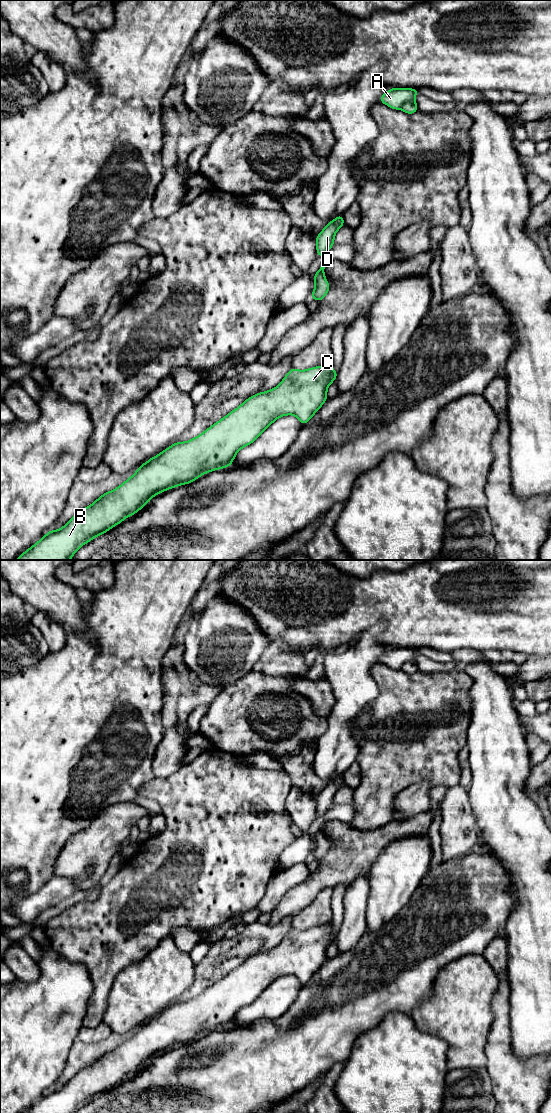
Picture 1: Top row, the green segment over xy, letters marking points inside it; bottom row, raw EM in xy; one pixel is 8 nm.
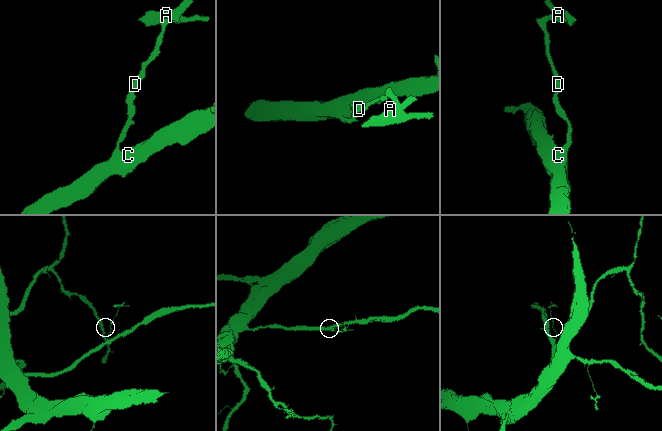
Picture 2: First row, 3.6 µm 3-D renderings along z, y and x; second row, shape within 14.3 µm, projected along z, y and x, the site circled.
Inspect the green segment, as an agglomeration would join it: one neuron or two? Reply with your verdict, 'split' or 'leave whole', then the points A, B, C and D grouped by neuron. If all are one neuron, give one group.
split; A / B C D

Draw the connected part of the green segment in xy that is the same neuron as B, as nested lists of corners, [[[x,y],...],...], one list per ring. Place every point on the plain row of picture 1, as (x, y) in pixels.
[[[331,923],[307,930],[292,927],[277,947],[249,957],[197,997],[176,1002],[150,1018],[124,1043],[82,1069],[61,1089],[50,1090],[24,1113],[76,1113],[84,1104],[134,1075],[155,1055],[189,1044],[205,1033],[231,1026],[237,1012],[252,1004],[279,977],[295,975],[304,986],[327,960],[327,948],[336,940],[337,932]]]

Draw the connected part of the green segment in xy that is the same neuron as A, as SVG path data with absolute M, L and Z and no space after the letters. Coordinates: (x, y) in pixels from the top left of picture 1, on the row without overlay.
M392 648L380 657L380 662L398 670L406 661L415 661L417 653L419 653L419 649Z

